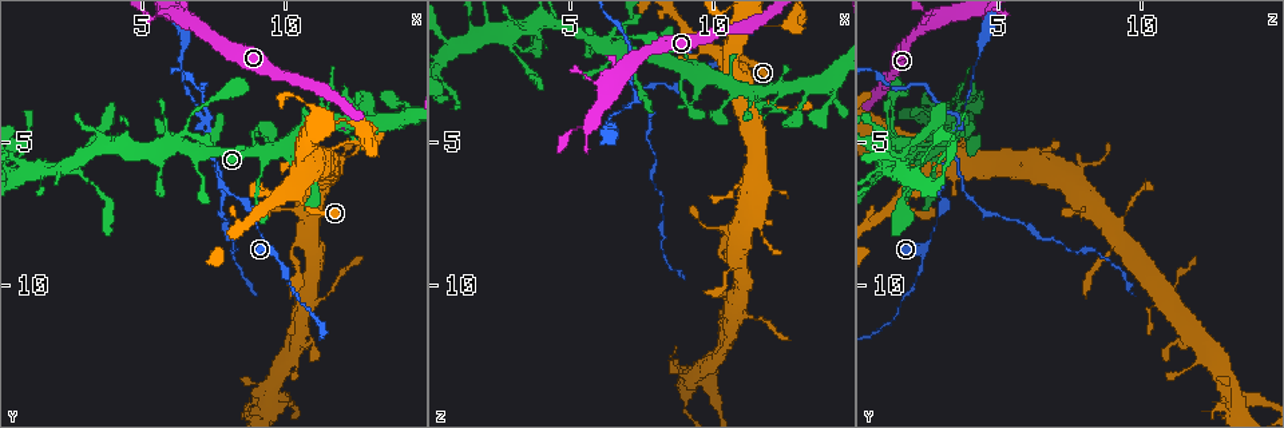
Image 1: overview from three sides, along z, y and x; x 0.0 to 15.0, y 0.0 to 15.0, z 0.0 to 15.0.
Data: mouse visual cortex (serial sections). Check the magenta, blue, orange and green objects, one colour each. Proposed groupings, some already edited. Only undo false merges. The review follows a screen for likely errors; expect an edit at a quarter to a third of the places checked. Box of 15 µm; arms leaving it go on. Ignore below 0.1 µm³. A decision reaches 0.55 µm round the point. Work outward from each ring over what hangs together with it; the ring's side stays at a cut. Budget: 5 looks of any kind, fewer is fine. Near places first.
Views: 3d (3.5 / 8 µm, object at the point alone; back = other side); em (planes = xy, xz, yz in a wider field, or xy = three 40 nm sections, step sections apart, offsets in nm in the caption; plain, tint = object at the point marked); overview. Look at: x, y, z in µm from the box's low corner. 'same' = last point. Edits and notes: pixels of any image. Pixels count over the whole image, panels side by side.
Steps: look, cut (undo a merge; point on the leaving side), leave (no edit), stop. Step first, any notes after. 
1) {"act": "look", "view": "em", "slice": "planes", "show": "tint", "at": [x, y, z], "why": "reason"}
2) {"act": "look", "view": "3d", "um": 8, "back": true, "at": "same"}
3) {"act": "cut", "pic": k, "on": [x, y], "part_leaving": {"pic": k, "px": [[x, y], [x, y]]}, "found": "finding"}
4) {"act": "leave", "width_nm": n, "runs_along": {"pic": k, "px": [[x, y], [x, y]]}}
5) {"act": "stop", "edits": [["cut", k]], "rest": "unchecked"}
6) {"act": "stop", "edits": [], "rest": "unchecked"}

{"act": "look", "view": "3d", "um": 3.5, "at": [10.6, 7.2, 1.8], "why": "thin neck"}

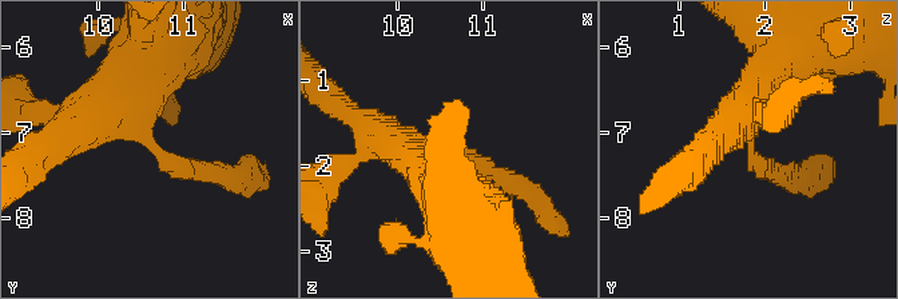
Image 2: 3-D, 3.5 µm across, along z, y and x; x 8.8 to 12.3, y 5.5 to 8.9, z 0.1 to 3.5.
{"act": "leave", "found": "one cell here"}

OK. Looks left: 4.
{"act": "look", "view": "3d", "um": 3.5, "at": [2.6, 5.7, 1.3], "why": "thin arm on a thick one"}

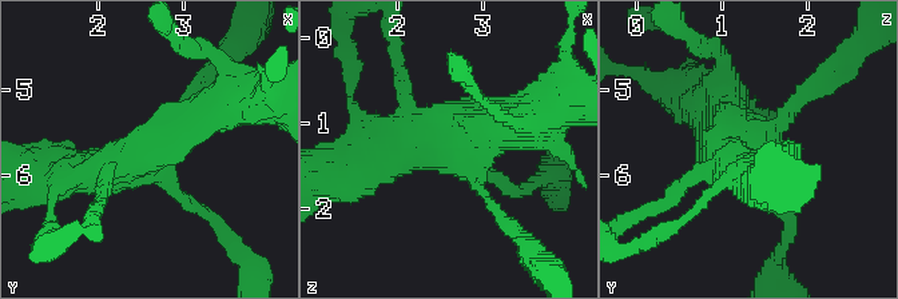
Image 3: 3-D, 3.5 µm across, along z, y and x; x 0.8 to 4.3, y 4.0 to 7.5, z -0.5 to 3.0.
{"act": "look", "view": "em", "slice": "planes", "show": "tint", "at": [2.60, 5.75, 1.35], "why": "now the EM"}

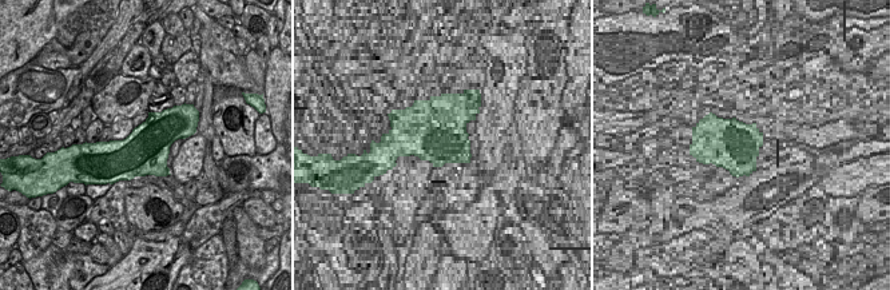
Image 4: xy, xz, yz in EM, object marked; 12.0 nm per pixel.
{"act": "look", "view": "em", "slice": "xy", "step": 1, "show": "tint", "at": "same", "why": "another direction"}

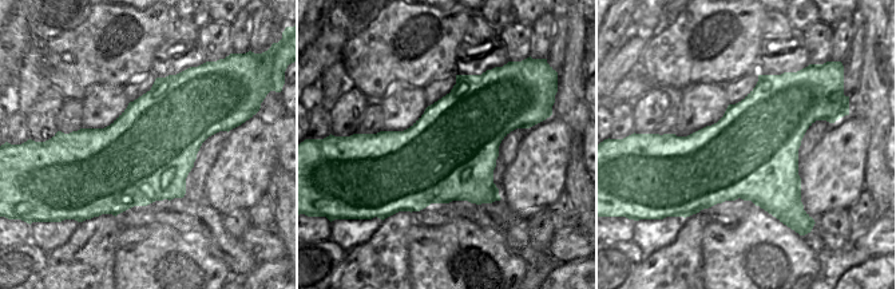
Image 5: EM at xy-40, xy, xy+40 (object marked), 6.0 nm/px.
{"act": "leave", "runs_along": {"pic": 3, "px": [[217, 103], [122, 172], [60, 176]]}, "found": "all the same cell"}

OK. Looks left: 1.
{"act": "stop", "edits": [], "rest": "unchecked"}

